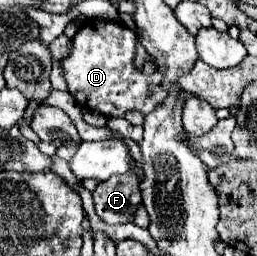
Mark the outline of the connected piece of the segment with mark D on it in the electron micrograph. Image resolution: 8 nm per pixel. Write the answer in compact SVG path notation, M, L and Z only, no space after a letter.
M92 21L80 27L72 39L70 55L62 61L64 79L68 83L68 93L80 107L102 113L104 117L124 117L128 111L136 109L140 113L150 113L162 99L166 91L162 88L162 73L142 75L134 69L134 47L136 33L114 21Z

